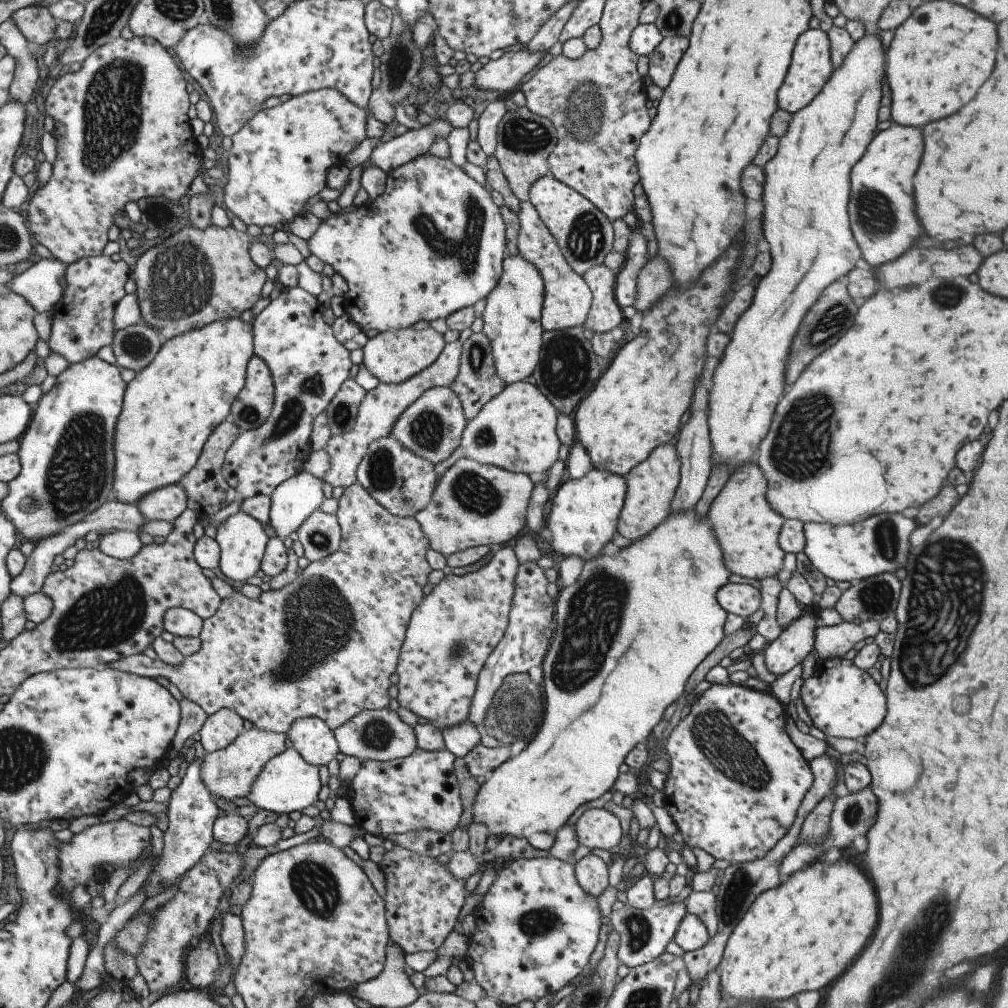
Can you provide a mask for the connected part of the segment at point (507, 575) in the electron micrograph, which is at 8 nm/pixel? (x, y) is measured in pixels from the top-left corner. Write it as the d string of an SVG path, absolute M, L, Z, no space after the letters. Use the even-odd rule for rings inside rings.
M512 546L495 547L494 556L492 556L492 559L486 566L480 568L477 572L464 574L463 576L453 574L446 575L444 580L442 580L440 584L437 584L432 592L423 598L423 601L415 608L415 612L412 615L405 634L405 639L403 640L403 648L399 654L399 661L396 669L399 676L399 681L397 683L399 693L397 699L401 707L411 710L414 714L419 716L421 721L430 722L440 730L467 720L480 671L484 668L485 660L490 656L492 649L500 642L503 632L506 630L509 610L512 604L515 576L517 575L519 565L518 557Z

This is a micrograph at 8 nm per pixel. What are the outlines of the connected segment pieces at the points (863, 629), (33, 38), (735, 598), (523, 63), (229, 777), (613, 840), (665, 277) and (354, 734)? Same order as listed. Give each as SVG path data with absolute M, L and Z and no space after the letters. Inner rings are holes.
M869 620L860 624L842 621L831 627L819 626L816 629L815 649L820 660L842 658L850 652L860 640L876 636L881 630L881 622Z
M30 6L17 10L11 18L19 31L34 47L47 44L55 38L58 21L46 7Z
M725 584L718 589L717 599L727 613L734 613L745 619L761 608L761 590L750 584Z
M526 47L518 52L505 52L477 71L474 85L509 96L519 88L522 78L538 66L542 57L542 53L531 53Z
M254 726L238 735L238 738L226 748L207 753L201 760L200 778L214 800L217 797L226 798L226 800L247 797L264 765L287 749L286 738L286 733L263 731Z
M604 808L587 810L574 826L579 844L590 850L602 848L612 852L623 837L620 821Z
M654 256L639 272L637 278L637 299L634 306L637 312L643 314L648 310L670 286L672 286L672 270L666 260Z
M389 707L383 709L363 710L345 722L334 734L339 750L361 761L394 761L410 756L417 748L415 728L404 723L398 713Z

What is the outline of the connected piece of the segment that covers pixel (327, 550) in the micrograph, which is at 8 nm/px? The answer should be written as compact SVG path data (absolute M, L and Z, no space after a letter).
M316 509L297 530L308 560L319 561L332 554L341 541L341 528L335 514Z

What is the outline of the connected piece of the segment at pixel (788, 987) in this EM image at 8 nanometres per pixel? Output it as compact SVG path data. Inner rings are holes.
M818 858L776 888L762 892L743 914L728 938L718 970L726 1000L784 1000L804 990L822 990L838 978L862 952L878 922L878 900L872 882L856 864L840 858L829 864Z

